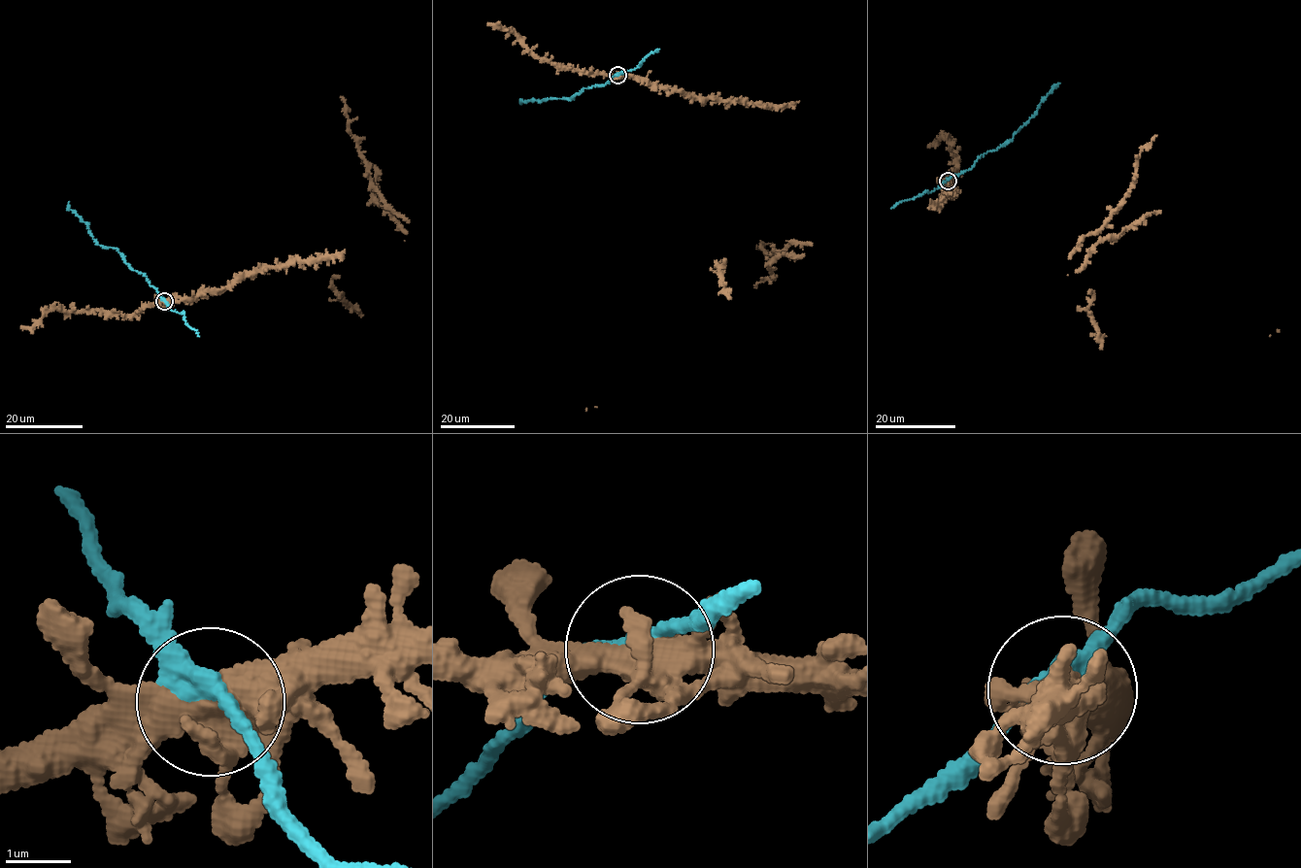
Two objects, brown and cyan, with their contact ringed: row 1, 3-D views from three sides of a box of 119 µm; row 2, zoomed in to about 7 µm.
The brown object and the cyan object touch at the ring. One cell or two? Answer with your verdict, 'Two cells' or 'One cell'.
Two cells

